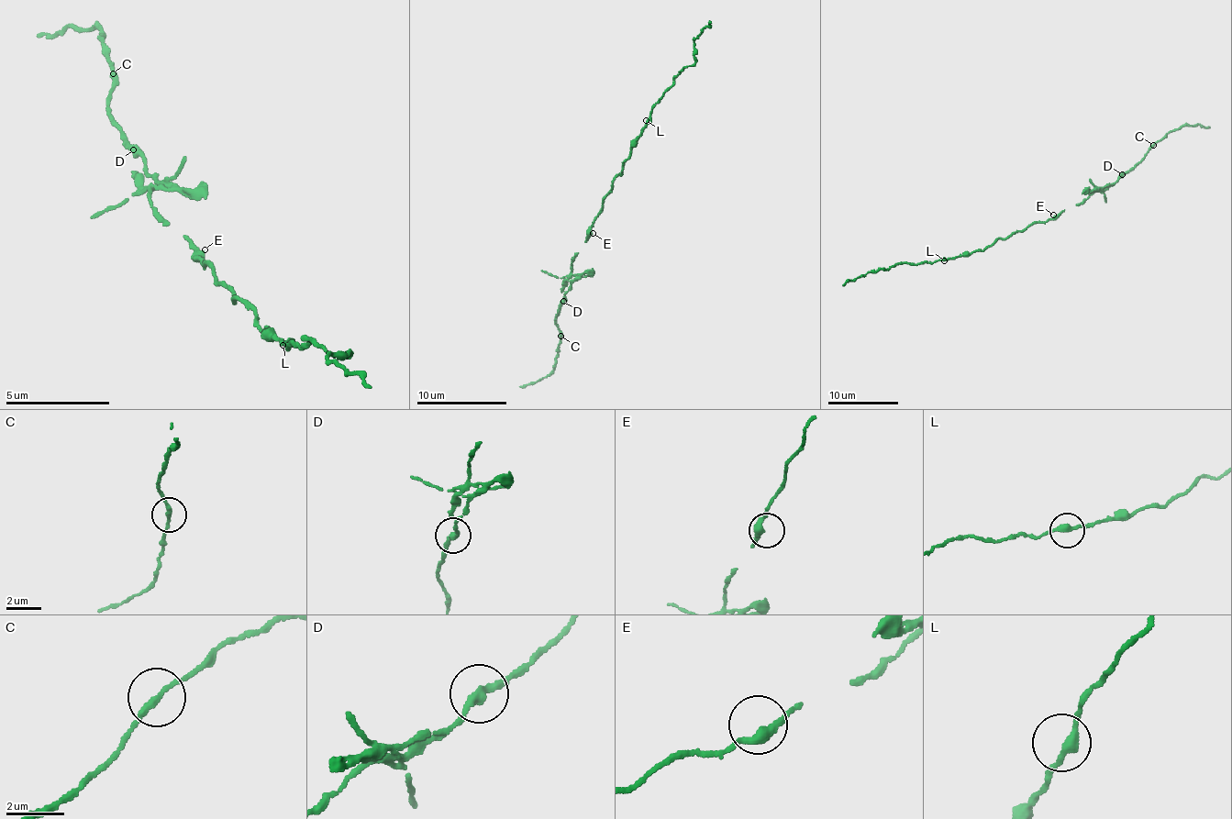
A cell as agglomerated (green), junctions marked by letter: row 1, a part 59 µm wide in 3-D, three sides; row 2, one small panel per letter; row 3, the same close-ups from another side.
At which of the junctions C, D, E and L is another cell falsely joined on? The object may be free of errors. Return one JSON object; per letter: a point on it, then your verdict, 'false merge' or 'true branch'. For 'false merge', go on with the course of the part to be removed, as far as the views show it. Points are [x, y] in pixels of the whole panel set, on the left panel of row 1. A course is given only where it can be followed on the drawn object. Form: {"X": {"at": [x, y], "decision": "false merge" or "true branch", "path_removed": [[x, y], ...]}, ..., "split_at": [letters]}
{"C": {"at": [113, 73], "decision": "true branch"}, "D": {"at": [133, 149], "decision": "false merge", "path_removed": [[131, 150], [160, 182], [88, 215]]}, "E": {"at": [205, 249], "decision": "true branch"}, "L": {"at": [283, 345], "decision": "true branch"}, "split_at": ["D"]}

